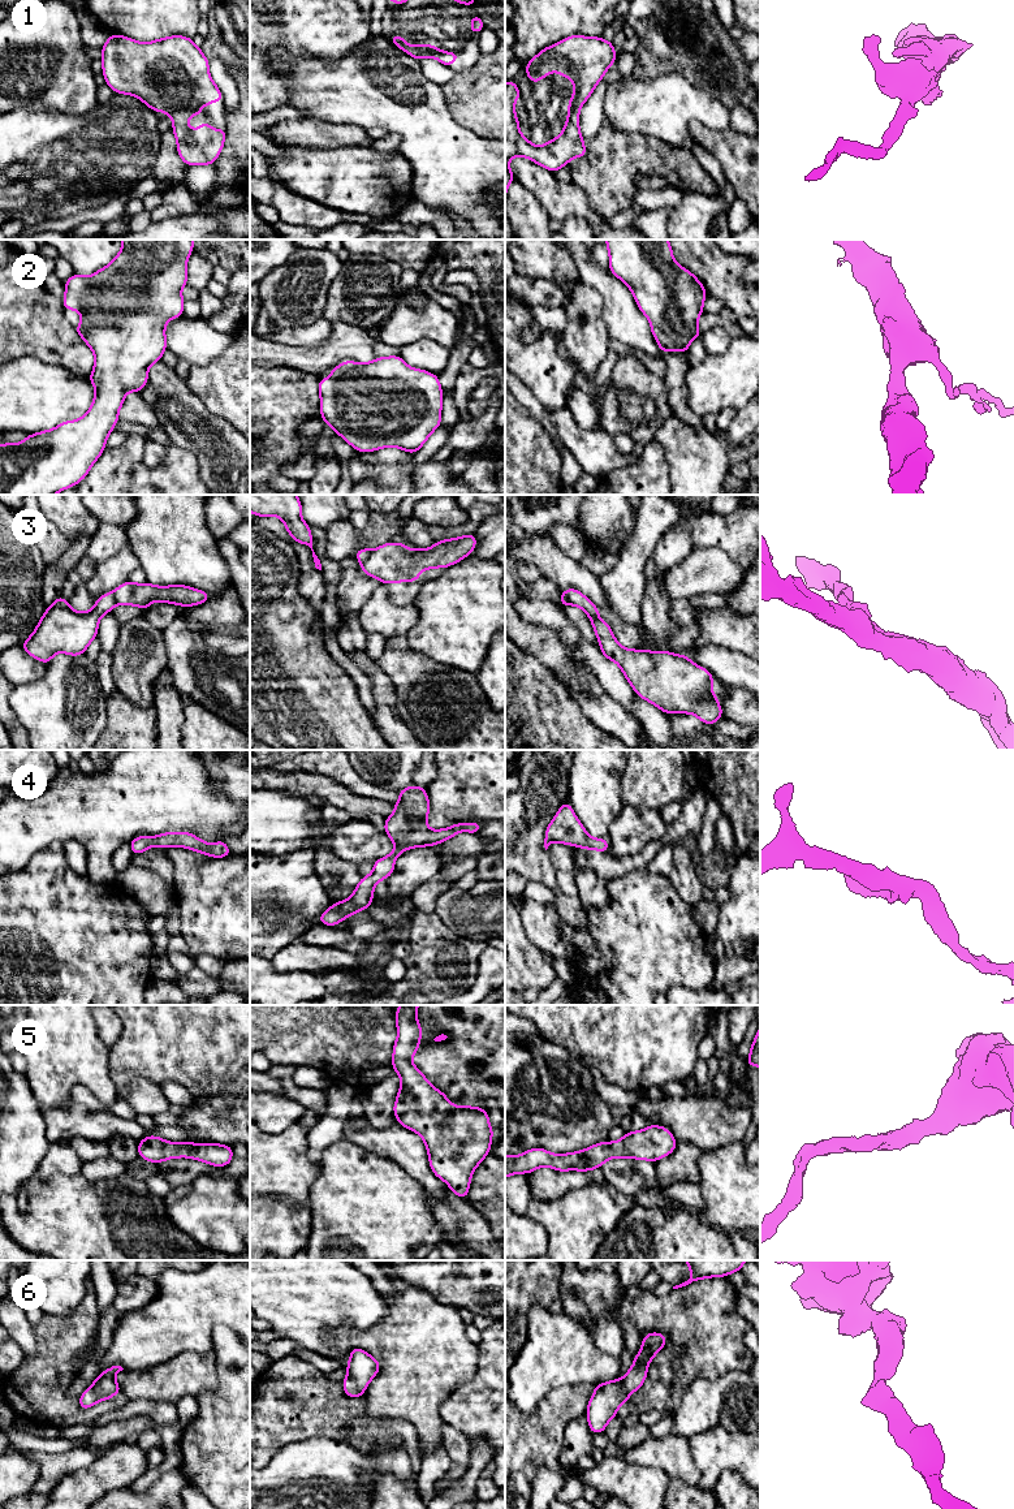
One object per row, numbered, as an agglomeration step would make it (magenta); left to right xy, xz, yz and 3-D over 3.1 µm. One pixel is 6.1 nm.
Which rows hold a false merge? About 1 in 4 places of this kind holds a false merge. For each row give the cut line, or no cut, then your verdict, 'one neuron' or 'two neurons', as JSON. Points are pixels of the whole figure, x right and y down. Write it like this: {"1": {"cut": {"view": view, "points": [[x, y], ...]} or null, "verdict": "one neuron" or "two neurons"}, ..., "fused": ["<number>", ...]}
{"1": {"cut": null, "verdict": "one neuron"}, "2": {"cut": null, "verdict": "one neuron"}, "3": {"cut": {"view": "xz", "points": [[371, 551], [362, 564]]}, "verdict": "two neurons"}, "4": {"cut": null, "verdict": "one neuron"}, "5": {"cut": null, "verdict": "one neuron"}, "6": {"cut": null, "verdict": "one neuron"}, "fused": ["3"]}

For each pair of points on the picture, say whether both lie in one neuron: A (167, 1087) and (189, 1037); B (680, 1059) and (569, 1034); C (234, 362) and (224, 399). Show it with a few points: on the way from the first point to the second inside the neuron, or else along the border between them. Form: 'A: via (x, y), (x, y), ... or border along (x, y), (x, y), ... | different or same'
A: border along (162, 1085), (175, 1081), (194, 1095) | different
B: via (652, 1038), (648, 1034), (596, 1034) | same
C: via (234, 371), (233, 389) | same

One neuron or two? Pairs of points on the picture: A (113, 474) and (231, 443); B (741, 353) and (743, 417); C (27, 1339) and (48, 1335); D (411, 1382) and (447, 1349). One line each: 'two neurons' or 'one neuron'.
A: two neurons
B: two neurons
C: two neurons
D: one neuron

